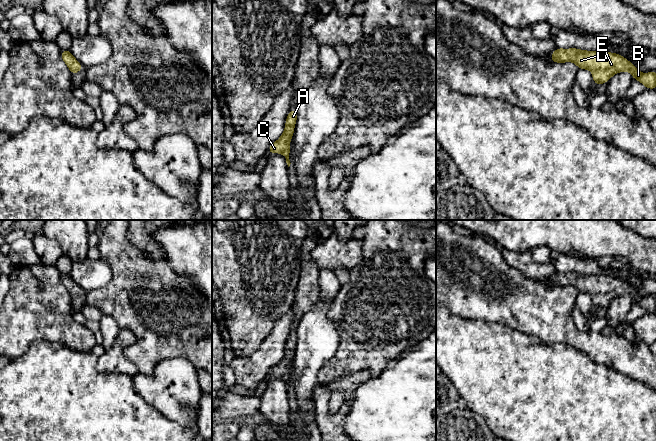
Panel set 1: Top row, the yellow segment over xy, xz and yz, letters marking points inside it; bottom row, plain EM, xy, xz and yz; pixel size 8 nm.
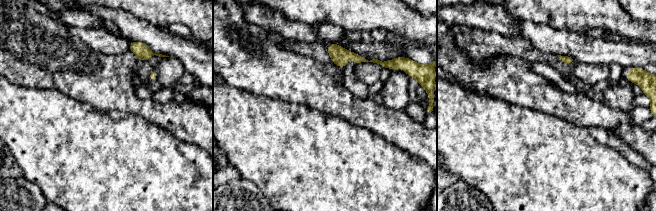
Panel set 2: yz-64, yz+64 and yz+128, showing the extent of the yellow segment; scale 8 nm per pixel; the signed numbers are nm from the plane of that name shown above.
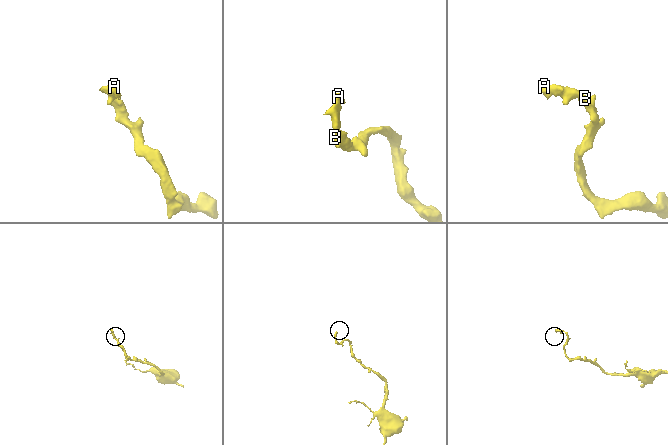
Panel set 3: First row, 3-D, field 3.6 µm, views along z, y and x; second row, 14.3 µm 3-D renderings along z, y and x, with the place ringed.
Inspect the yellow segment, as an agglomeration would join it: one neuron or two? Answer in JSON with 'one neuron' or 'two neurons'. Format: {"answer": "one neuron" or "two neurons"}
{"answer": "one neuron"}

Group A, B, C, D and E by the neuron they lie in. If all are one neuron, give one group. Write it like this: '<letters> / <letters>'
A B C D E

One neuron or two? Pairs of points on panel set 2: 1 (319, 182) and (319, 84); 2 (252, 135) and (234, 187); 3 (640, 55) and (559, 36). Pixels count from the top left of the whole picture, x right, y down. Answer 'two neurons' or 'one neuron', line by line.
1: two neurons
2: two neurons
3: one neuron

